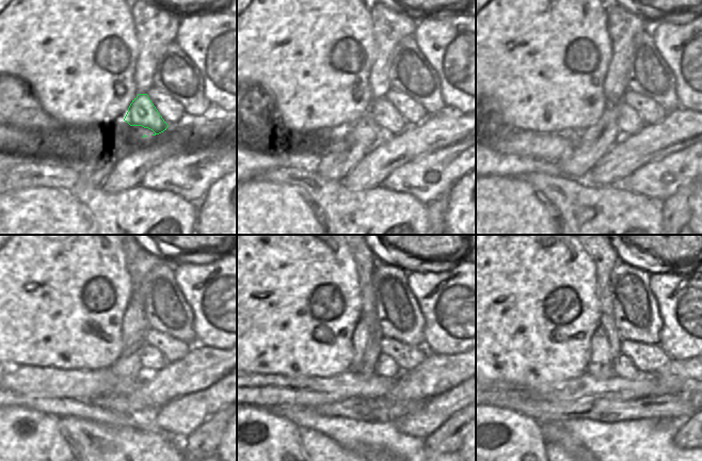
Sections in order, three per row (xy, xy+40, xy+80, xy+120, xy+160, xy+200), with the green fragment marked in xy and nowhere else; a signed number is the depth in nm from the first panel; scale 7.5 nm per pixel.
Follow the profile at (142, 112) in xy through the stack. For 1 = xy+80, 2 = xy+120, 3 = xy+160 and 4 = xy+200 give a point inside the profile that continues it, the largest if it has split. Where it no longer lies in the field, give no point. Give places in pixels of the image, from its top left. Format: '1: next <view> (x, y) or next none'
1: next xy+80 (628, 121)
2: next xy+120 (152, 360)
3: next xy+160 (385, 366)
4: next xy+200 (623, 367)

